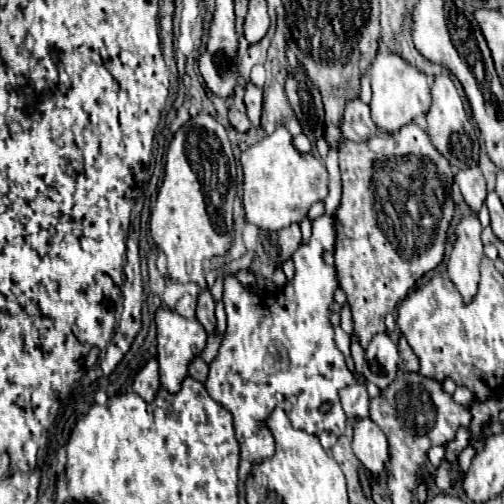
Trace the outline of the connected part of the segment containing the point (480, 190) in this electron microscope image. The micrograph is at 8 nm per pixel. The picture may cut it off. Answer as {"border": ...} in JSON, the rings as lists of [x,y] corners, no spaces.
{"border":[[[469,167],[465,171],[459,171],[455,175],[455,183],[459,185],[461,189],[461,195],[465,199],[465,203],[477,213],[487,197],[487,191],[485,191],[485,177],[481,173],[479,167]]]}

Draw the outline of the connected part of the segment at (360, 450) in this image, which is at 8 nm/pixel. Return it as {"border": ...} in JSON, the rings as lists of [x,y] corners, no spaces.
{"border":[[[359,419],[353,427],[353,453],[361,465],[373,475],[381,477],[385,463],[389,459],[387,439],[383,431],[371,419]]]}

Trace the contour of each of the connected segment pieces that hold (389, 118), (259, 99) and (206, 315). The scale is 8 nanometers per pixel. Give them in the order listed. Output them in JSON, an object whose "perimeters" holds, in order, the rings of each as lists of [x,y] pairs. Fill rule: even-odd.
{"perimeters":[[[[379,53],[369,69],[371,77],[371,89],[373,89],[373,99],[371,99],[371,115],[373,121],[379,129],[387,133],[399,131],[403,125],[413,121],[417,115],[427,113],[431,105],[431,93],[429,93],[429,83],[427,77],[413,65],[409,65],[405,59],[393,53]]],[[[247,83],[247,87],[245,87],[245,105],[247,105],[247,117],[249,117],[253,127],[259,127],[261,103],[263,103],[263,89],[259,89],[253,83]]],[[[203,289],[197,299],[197,319],[207,333],[215,331],[215,303],[209,289]]]]}

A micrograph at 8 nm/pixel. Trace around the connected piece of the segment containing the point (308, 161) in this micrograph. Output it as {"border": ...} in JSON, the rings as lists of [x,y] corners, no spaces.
{"border":[[[279,125],[269,137],[263,141],[251,145],[247,151],[241,153],[241,165],[243,165],[243,207],[245,207],[245,219],[247,223],[257,225],[263,231],[279,231],[283,227],[289,227],[291,223],[299,223],[309,207],[317,201],[323,201],[328,194],[329,175],[323,165],[323,159],[319,159],[315,153],[299,153],[293,145],[293,137],[289,135],[285,125]]]}

